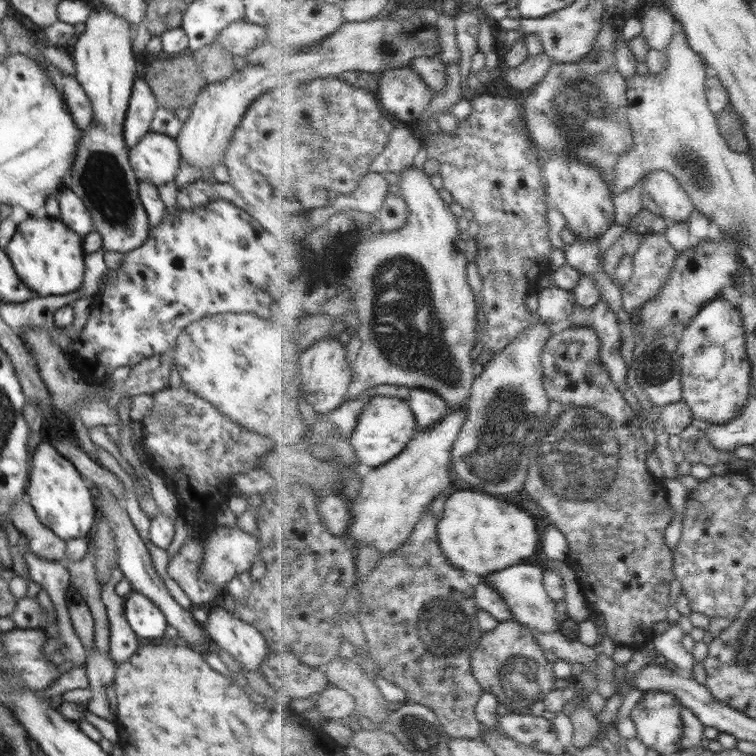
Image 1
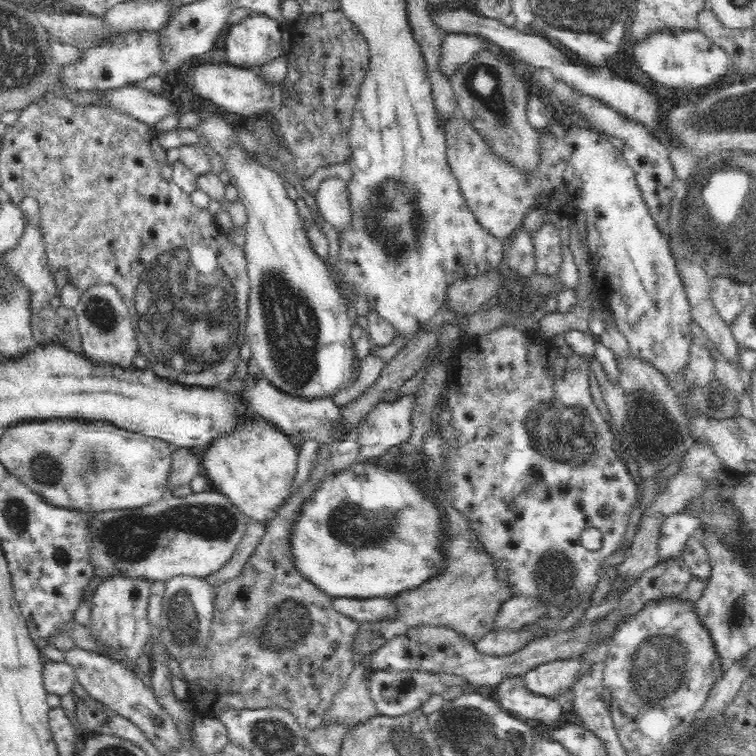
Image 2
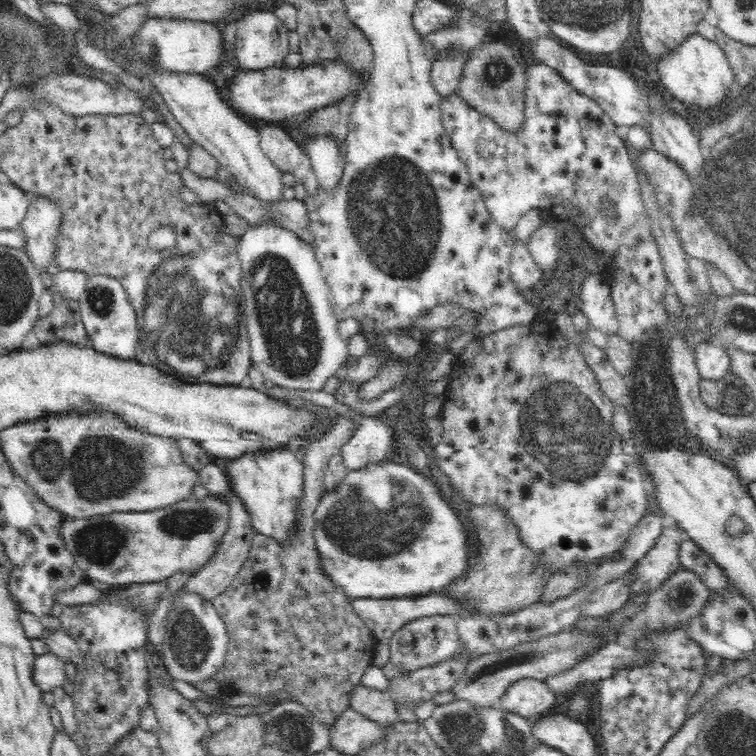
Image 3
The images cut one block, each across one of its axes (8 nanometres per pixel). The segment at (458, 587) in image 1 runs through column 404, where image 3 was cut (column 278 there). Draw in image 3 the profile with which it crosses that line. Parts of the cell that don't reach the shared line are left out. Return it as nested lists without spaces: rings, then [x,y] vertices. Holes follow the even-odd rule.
[[[345,410],[340,415],[336,416],[336,422],[333,429],[319,441],[311,444],[308,450],[304,450],[301,454],[302,462],[304,464],[304,477],[305,480],[305,497],[301,506],[301,512],[303,512],[303,523],[299,528],[299,533],[295,536],[295,539],[291,542],[291,545],[287,547],[282,547],[282,545],[276,543],[272,539],[260,540],[260,536],[254,536],[250,554],[248,558],[244,560],[242,568],[240,568],[236,578],[232,580],[232,584],[227,586],[224,592],[220,593],[216,598],[211,600],[212,606],[216,610],[216,613],[222,621],[226,623],[229,632],[229,647],[226,657],[226,662],[224,663],[224,668],[216,675],[216,679],[223,683],[224,692],[228,693],[232,690],[240,690],[243,692],[251,693],[261,697],[267,693],[274,693],[275,691],[285,690],[293,695],[293,698],[299,700],[306,708],[317,716],[320,720],[324,722],[335,722],[338,717],[350,706],[350,697],[353,688],[360,684],[360,678],[364,673],[365,668],[373,664],[374,652],[376,650],[376,644],[378,641],[375,640],[372,631],[366,626],[364,620],[360,618],[358,613],[356,613],[353,607],[353,599],[348,596],[348,593],[339,584],[336,584],[329,575],[323,569],[323,564],[320,558],[320,553],[316,542],[316,523],[315,523],[315,508],[323,497],[320,495],[320,490],[322,490],[322,480],[324,472],[326,471],[326,466],[330,461],[332,455],[339,454],[340,446],[345,442],[348,442],[354,430],[354,423],[350,420],[350,410]]]

